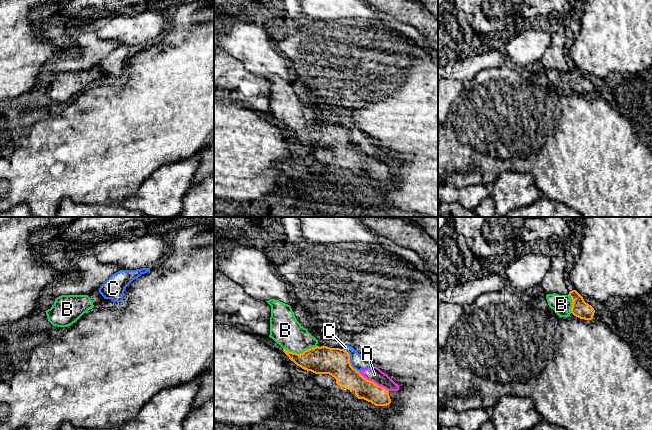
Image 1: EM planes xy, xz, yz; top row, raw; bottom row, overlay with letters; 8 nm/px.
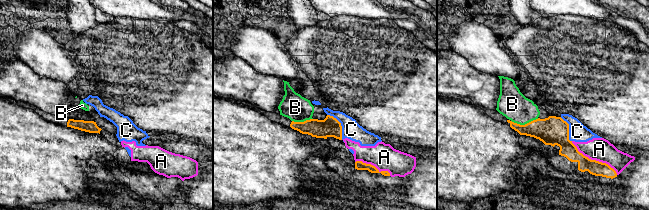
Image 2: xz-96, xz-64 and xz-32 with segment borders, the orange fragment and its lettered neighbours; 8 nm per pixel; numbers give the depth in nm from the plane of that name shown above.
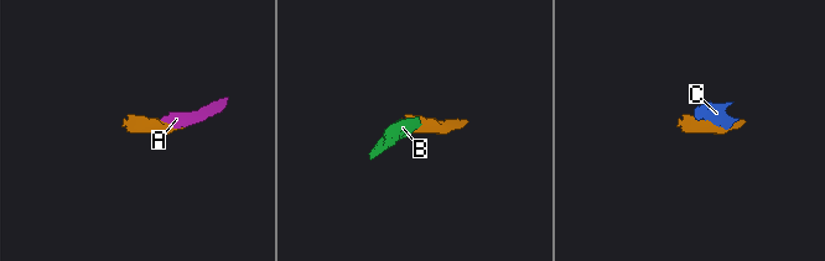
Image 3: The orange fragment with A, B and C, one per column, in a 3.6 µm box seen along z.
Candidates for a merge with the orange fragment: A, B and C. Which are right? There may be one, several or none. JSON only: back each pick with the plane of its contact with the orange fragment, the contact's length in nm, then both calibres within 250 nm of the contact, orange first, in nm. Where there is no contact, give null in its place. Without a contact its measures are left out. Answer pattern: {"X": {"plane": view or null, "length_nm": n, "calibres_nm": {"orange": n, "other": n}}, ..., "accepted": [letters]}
{"B": {"plane": "xz", "length_nm": 280, "calibres_nm": {"orange": 220, "other": 240}}, "accepted": ["B"]}

